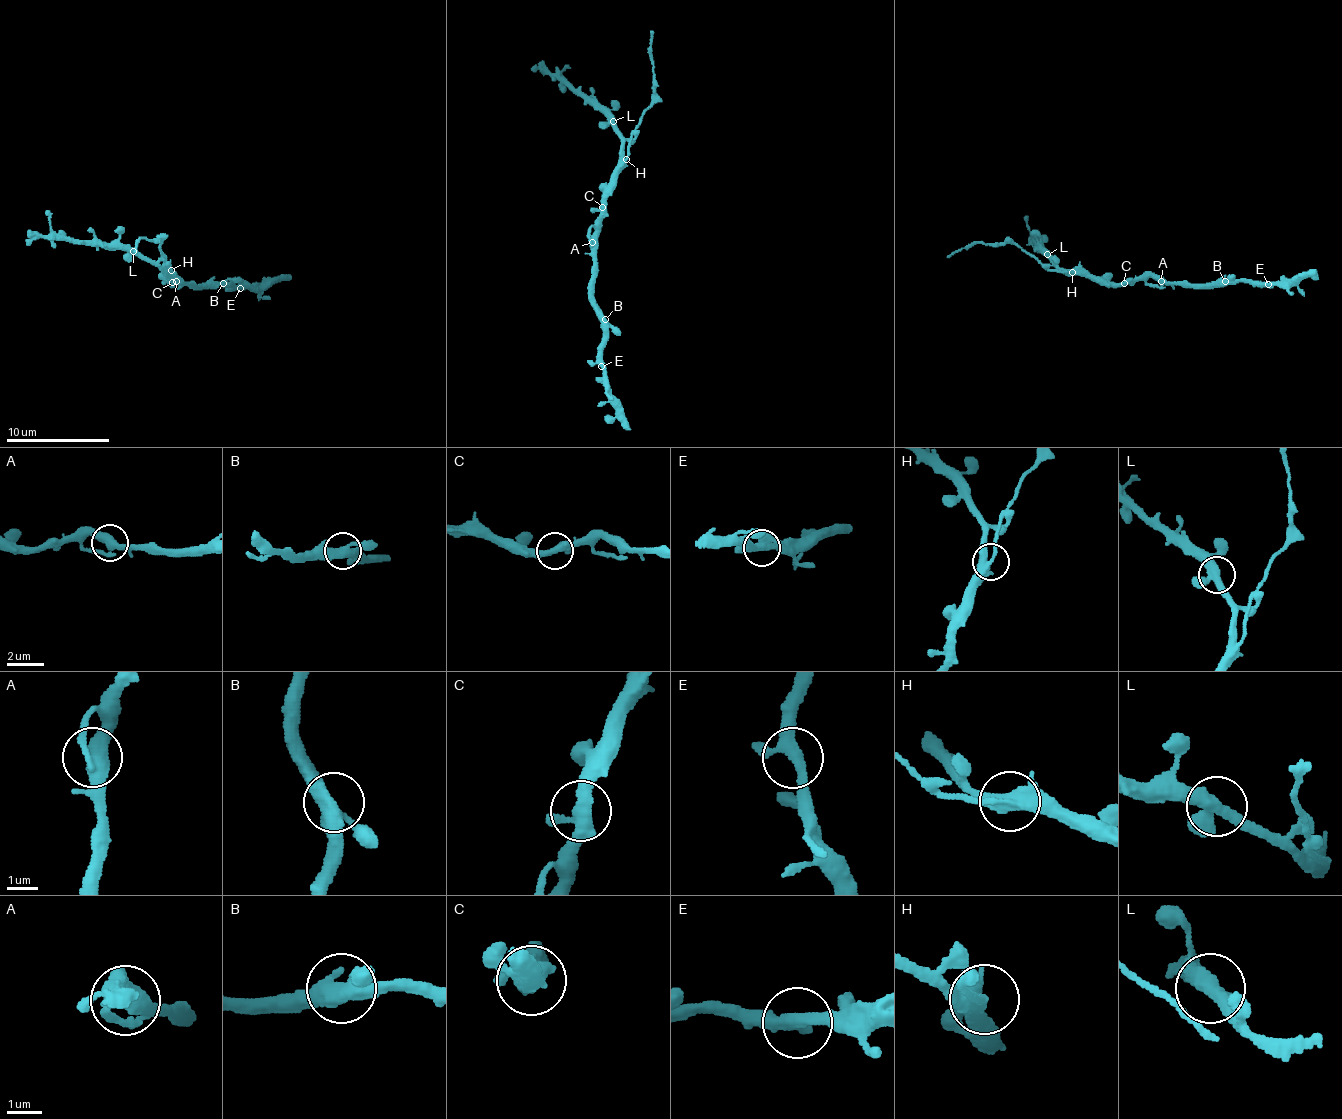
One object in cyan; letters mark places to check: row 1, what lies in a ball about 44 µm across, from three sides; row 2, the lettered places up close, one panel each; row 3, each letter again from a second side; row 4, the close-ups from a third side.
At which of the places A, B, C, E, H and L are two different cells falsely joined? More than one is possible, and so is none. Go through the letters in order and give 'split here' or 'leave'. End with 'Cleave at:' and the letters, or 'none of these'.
A: leave
B: leave
C: leave
E: leave
H: split here
L: leave
Cleave at: H

